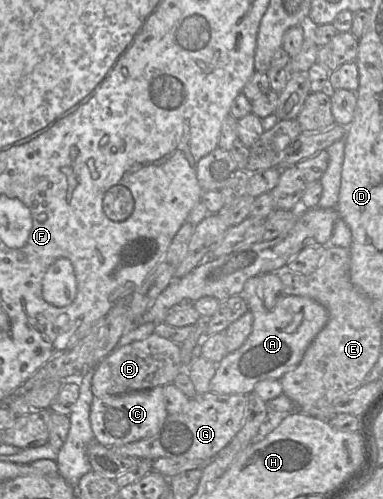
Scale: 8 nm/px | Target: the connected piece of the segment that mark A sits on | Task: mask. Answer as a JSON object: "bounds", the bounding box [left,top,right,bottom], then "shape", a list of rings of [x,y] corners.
{"bounds":[210,275,329,395],"shape":[[[260,275],[245,282],[242,295],[254,317],[253,328],[244,344],[217,364],[217,371],[210,381],[210,391],[217,394],[248,395],[259,381],[280,380],[300,363],[307,347],[329,319],[324,306],[304,296],[285,295],[274,309],[267,310],[261,297]]]}

